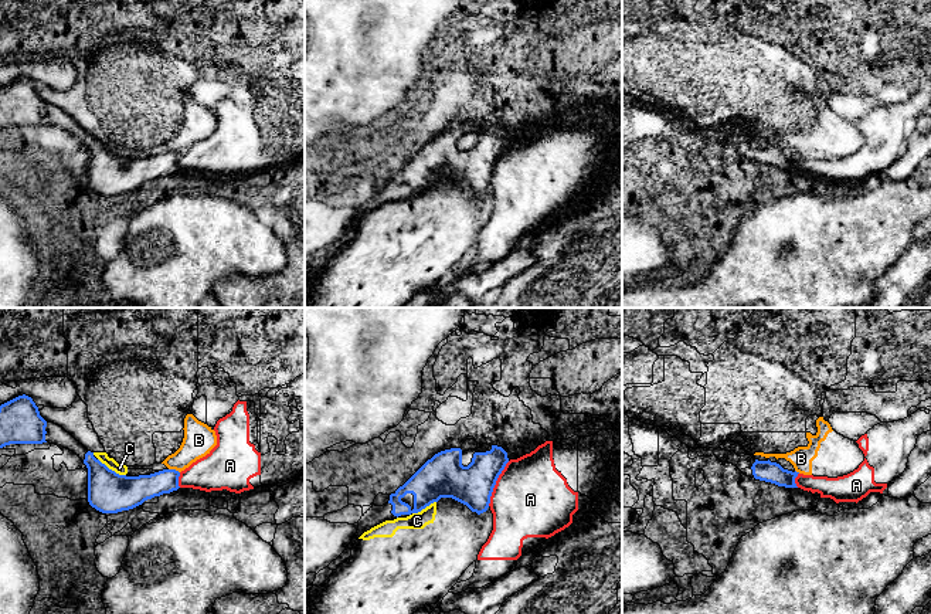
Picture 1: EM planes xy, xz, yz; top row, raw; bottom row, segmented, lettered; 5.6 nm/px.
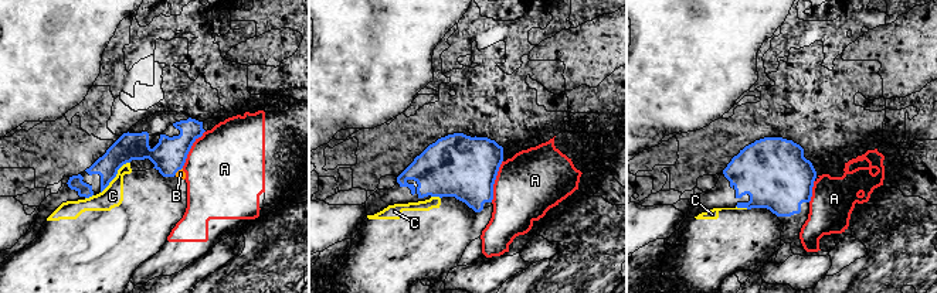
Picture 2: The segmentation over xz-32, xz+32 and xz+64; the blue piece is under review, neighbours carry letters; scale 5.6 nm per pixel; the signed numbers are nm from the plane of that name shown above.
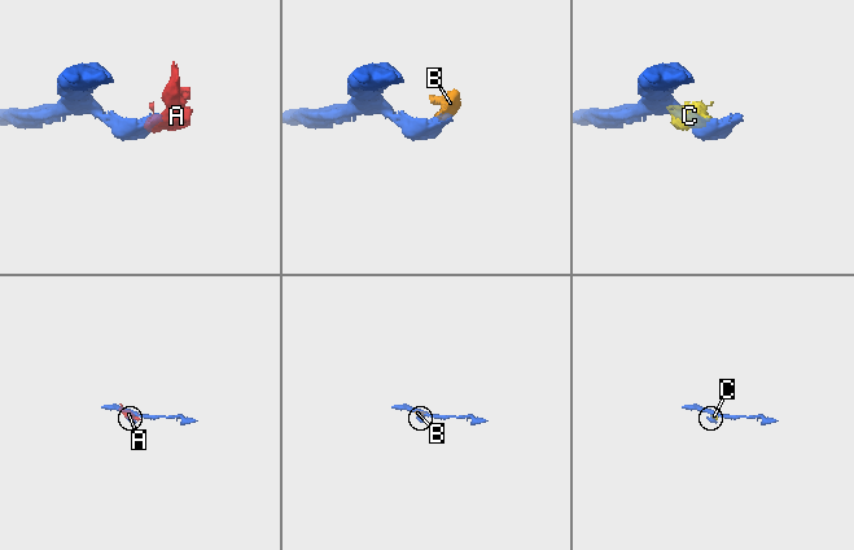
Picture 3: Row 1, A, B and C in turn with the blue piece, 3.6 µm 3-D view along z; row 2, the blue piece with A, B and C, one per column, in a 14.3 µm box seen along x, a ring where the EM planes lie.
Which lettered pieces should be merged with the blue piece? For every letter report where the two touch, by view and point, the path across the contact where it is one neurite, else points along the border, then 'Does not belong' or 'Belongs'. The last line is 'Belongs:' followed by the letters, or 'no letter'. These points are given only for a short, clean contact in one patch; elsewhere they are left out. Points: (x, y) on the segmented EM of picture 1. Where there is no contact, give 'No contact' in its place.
A: Touches blue at xz (495, 484). Boundary: xz (509, 461), (496, 481), (488, 505). Does not belong
B: Touches blue at xy (175, 470). Boundary: xy (169, 468), (175, 468), (179, 472). Does not belong
C: Touches blue at xy (111, 470). Does not belong
Belongs: no letter

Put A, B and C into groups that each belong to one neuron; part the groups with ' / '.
A / B C

